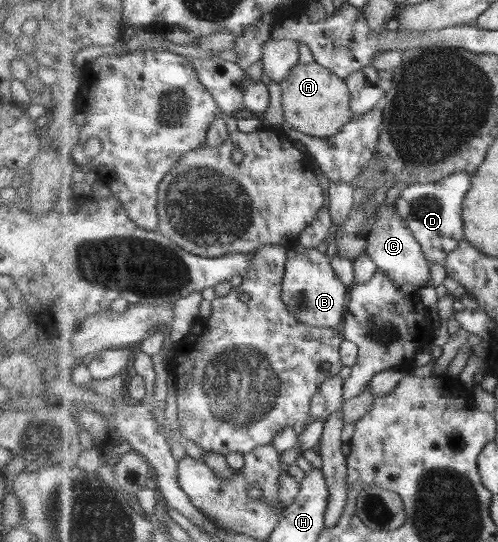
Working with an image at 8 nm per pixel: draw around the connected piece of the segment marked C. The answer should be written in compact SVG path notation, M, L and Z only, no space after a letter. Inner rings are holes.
M381 205L377 211L377 220L367 235L367 251L378 265L378 271L383 272L397 287L412 285L416 290L427 286L431 277L431 269L424 249L417 238L409 231L408 225L401 219L396 205Z

